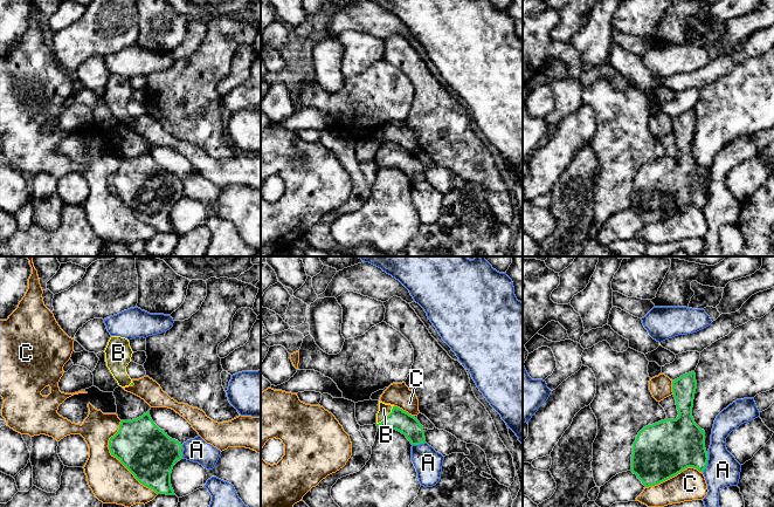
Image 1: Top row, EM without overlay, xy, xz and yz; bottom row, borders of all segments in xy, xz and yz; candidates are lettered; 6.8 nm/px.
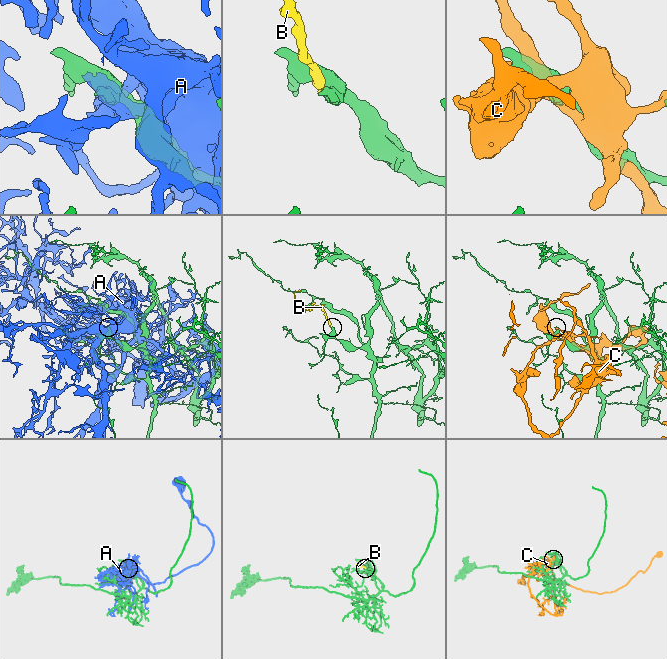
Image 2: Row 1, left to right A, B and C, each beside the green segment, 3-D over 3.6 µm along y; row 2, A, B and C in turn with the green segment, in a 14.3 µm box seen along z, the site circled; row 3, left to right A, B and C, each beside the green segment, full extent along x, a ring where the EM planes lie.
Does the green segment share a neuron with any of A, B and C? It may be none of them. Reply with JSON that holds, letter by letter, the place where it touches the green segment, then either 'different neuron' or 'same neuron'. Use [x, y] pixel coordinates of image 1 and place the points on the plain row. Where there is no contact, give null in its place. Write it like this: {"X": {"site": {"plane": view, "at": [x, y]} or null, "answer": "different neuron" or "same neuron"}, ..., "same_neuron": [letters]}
{"A": {"site": {"plane": "yz", "at": [706, 203]}, "answer": "different neuron"}, "B": {"site": {"plane": "xz", "at": [387, 153]}, "answer": "same neuron"}, "C": {"site": {"plane": "xy", "at": [118, 196]}, "answer": "different neuron"}, "same_neuron": ["B"]}

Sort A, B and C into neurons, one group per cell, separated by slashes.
A / B / C

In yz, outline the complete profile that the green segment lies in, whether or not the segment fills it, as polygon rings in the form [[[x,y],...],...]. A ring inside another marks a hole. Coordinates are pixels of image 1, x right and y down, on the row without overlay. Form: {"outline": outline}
{"outline": [[[694,109],[685,111],[672,118],[672,130],[676,137],[678,155],[664,157],[643,165],[633,181],[631,210],[637,213],[645,225],[658,222],[687,205],[704,210],[707,204],[705,186],[705,169],[702,167],[692,155],[693,137],[697,126]]]}

